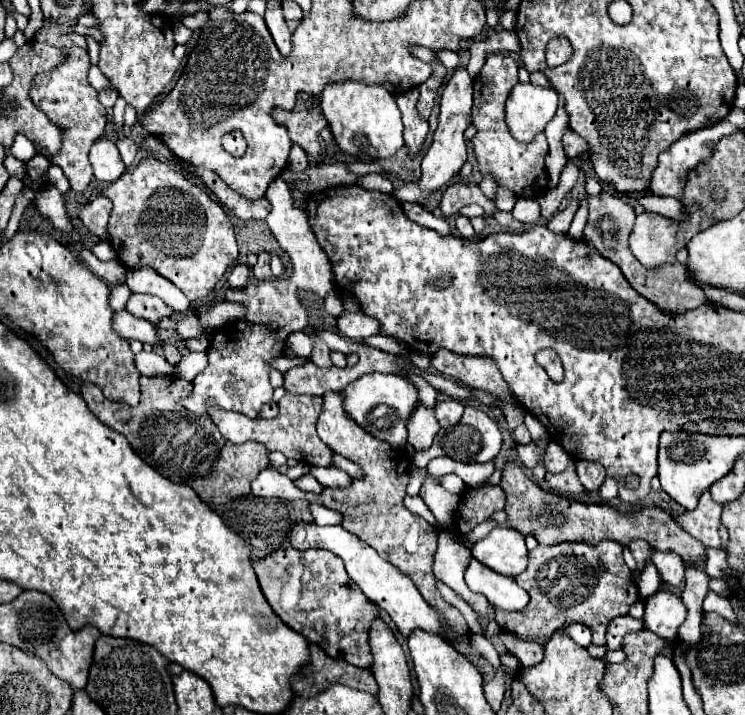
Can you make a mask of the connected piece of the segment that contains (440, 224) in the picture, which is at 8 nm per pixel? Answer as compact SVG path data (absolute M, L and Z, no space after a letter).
M404 202L402 208L406 216L413 222L416 222L423 227L433 229L443 236L451 234L451 229L444 218L435 217L425 208L422 208L421 205Z

